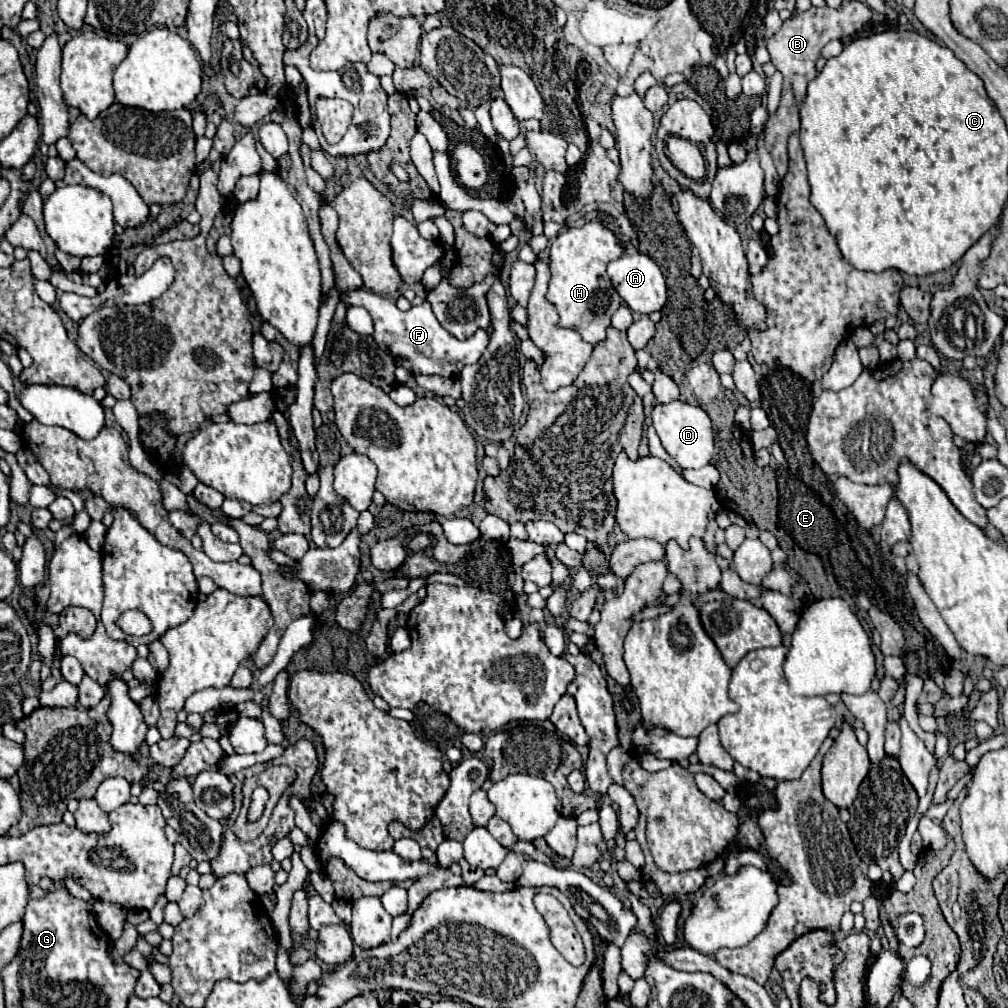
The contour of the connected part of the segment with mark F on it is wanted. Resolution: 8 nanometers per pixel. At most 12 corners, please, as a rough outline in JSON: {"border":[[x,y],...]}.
{"border":[[364,289],[342,293],[368,309],[374,341],[412,373],[456,379],[488,347],[478,329],[458,341],[428,301],[400,311]]}

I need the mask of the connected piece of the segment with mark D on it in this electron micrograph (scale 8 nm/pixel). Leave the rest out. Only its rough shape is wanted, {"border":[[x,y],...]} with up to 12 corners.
{"border":[[682,401],[656,405],[652,421],[682,469],[714,453],[710,417]]}

